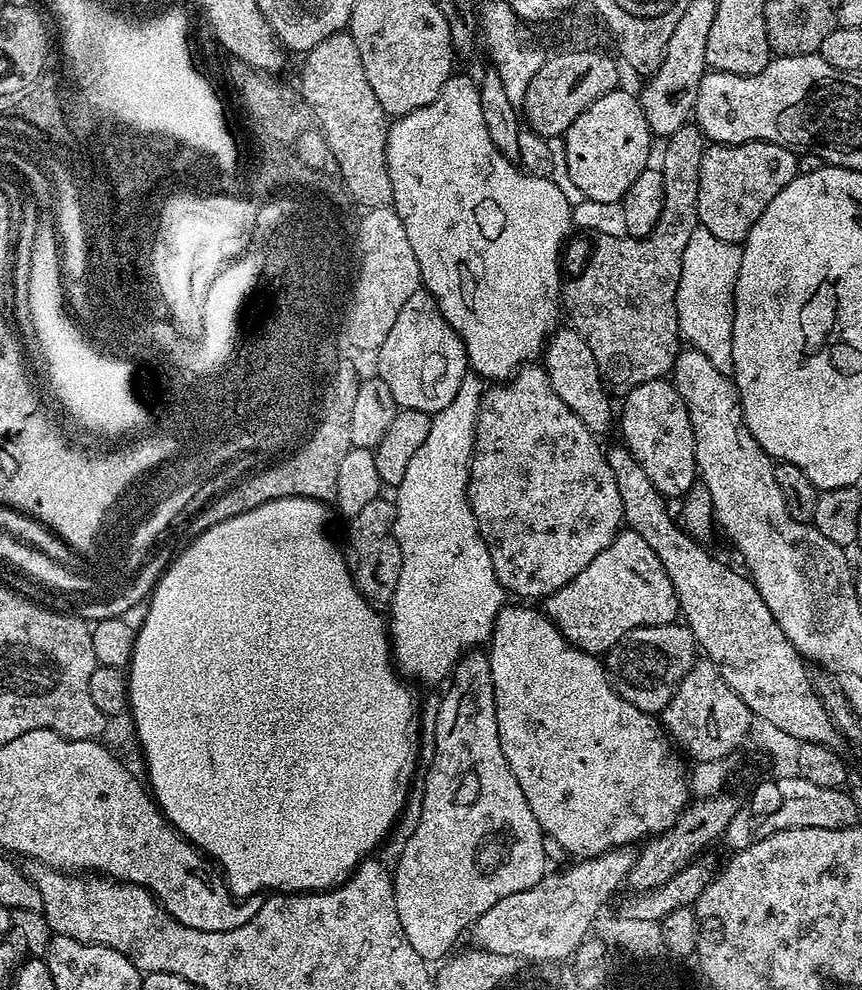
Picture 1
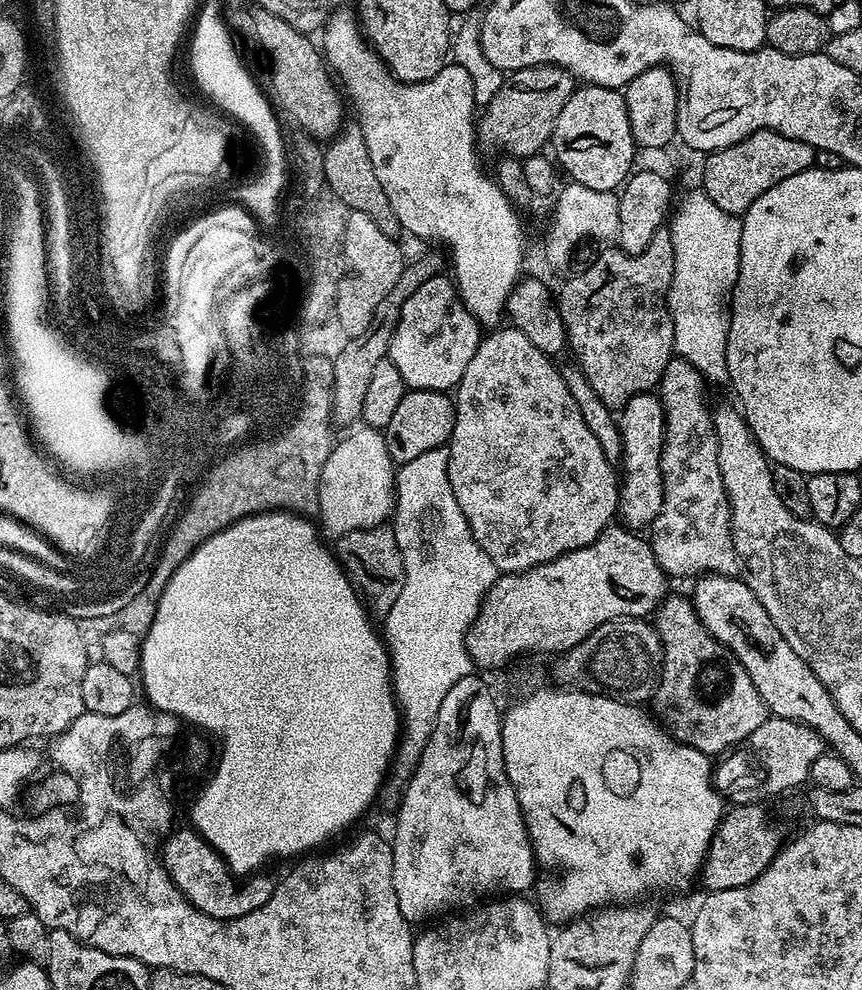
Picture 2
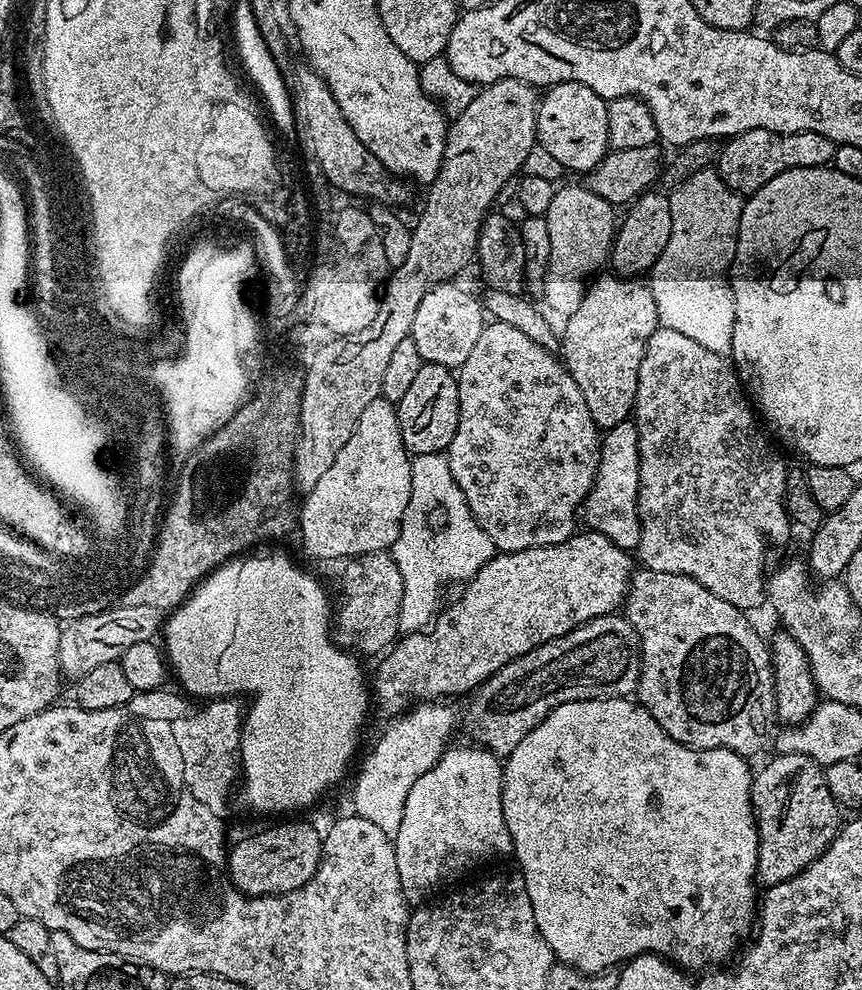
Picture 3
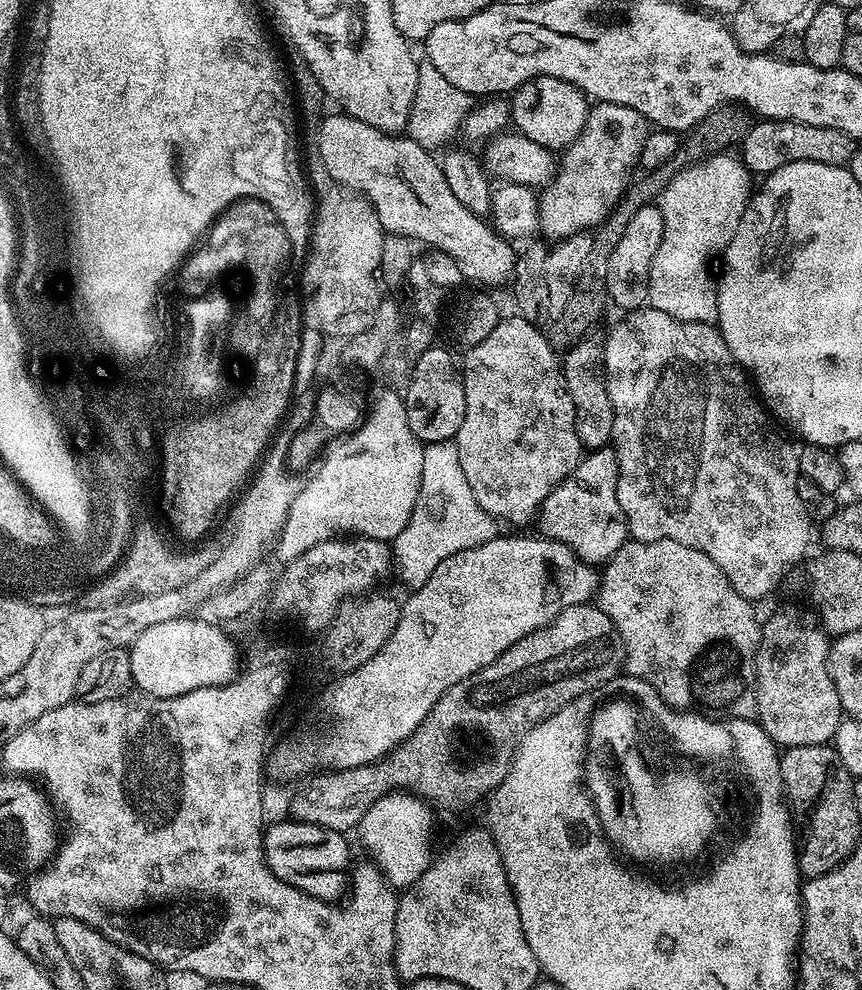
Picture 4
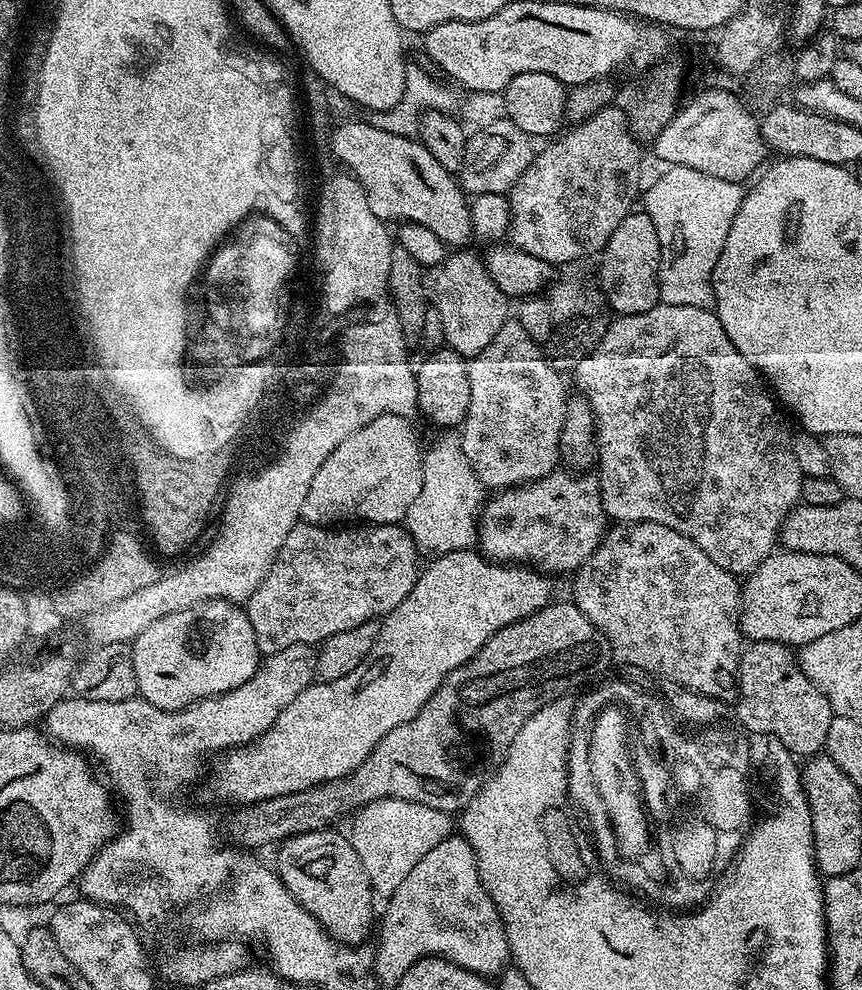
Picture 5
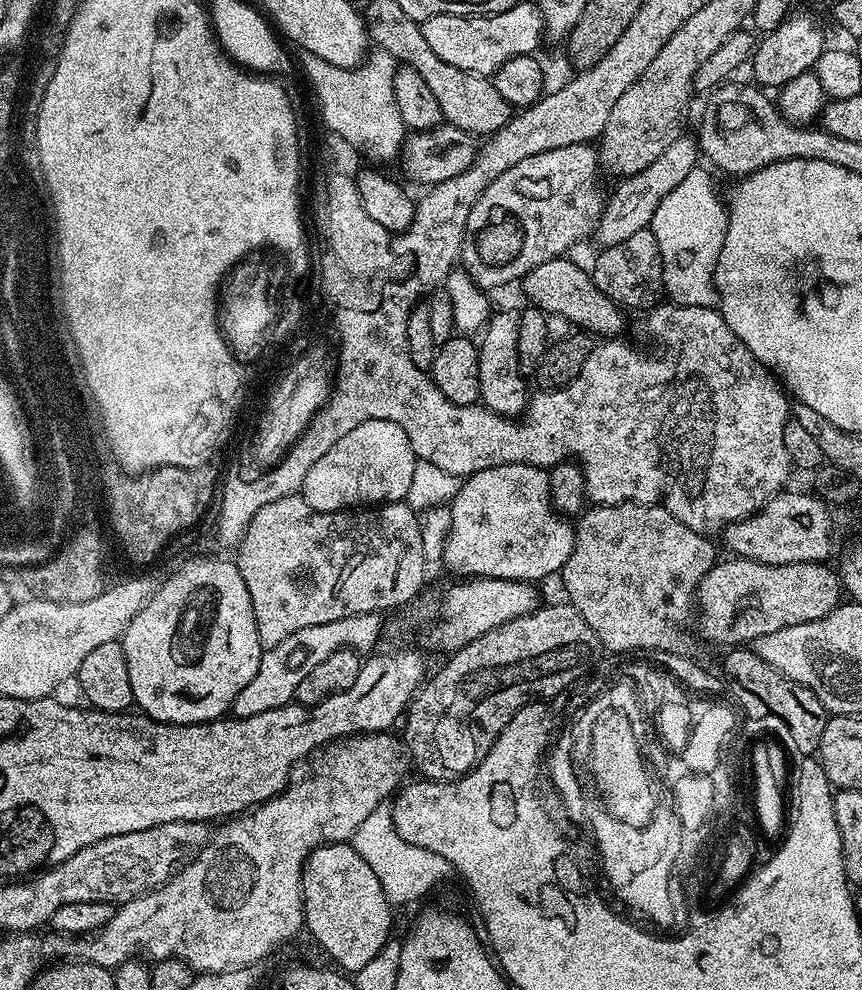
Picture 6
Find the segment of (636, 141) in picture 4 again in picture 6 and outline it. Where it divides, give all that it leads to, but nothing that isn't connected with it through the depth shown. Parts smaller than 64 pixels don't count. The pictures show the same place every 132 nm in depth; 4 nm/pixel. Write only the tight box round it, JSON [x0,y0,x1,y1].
[458,143,606,290]

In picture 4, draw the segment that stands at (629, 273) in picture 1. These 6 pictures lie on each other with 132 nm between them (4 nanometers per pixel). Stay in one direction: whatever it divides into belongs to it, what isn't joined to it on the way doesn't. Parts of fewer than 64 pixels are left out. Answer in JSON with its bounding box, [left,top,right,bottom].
[562,338,614,449]

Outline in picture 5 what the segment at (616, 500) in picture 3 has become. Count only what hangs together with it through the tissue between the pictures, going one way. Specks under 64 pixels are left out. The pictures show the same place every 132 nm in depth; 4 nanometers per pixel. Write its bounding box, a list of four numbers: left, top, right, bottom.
[478,470,610,574]

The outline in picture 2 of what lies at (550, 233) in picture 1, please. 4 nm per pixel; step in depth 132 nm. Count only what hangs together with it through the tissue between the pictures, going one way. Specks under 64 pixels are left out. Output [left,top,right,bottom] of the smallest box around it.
[322,10,525,325]

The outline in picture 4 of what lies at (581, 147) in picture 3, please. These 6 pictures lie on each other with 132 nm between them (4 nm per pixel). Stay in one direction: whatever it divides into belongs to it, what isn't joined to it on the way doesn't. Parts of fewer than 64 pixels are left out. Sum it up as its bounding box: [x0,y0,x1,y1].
[510,76,590,150]

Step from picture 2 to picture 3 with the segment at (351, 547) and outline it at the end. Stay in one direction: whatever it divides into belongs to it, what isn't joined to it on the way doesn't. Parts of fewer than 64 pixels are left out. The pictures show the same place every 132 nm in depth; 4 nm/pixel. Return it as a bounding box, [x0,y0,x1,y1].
[330,551,402,654]

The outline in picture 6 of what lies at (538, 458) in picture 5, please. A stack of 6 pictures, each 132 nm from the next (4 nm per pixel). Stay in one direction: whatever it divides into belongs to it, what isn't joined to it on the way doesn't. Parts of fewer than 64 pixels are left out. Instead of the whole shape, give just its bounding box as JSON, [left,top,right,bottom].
[478,311,530,418]

